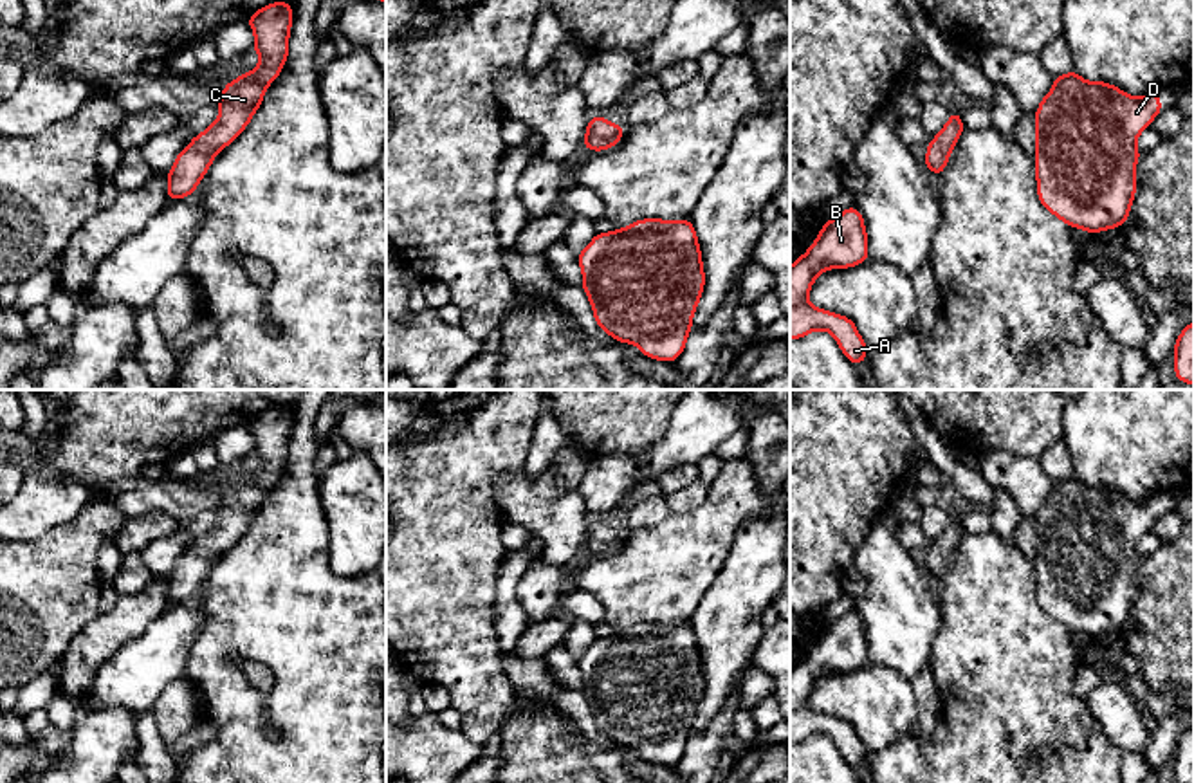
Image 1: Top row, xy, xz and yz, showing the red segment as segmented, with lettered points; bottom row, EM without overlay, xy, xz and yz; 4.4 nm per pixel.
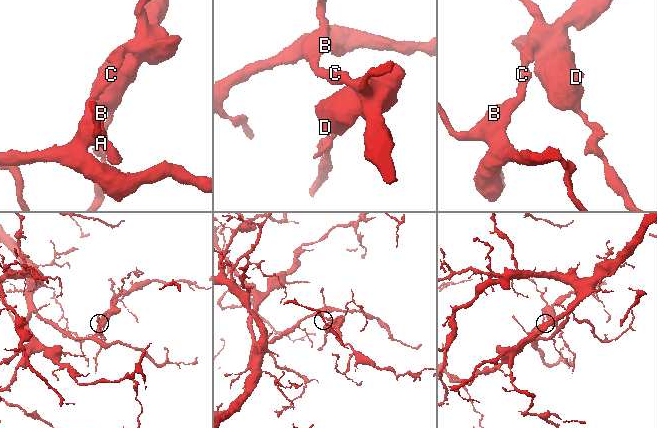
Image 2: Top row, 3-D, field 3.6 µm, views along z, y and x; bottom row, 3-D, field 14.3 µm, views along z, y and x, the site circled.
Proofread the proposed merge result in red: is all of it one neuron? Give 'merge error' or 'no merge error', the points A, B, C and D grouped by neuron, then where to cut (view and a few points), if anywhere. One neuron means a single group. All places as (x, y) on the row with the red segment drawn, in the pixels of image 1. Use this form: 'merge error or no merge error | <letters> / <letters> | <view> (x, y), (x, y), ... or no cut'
no merge error | A B C D | no cut

